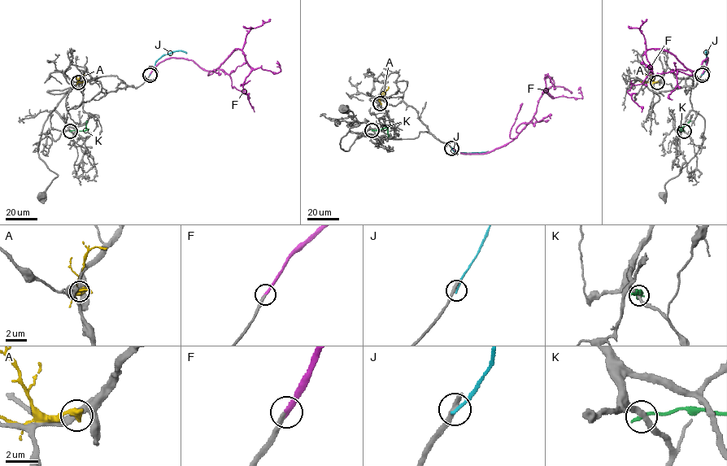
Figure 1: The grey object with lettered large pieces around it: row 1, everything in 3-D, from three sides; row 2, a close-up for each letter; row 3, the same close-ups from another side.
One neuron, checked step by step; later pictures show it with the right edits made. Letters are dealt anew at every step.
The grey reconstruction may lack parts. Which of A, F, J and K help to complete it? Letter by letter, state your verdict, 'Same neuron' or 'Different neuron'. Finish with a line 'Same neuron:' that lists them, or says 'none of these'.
A: Different neuron
F: Same neuron
J: Different neuron
K: Different neuron
Same neuron: F

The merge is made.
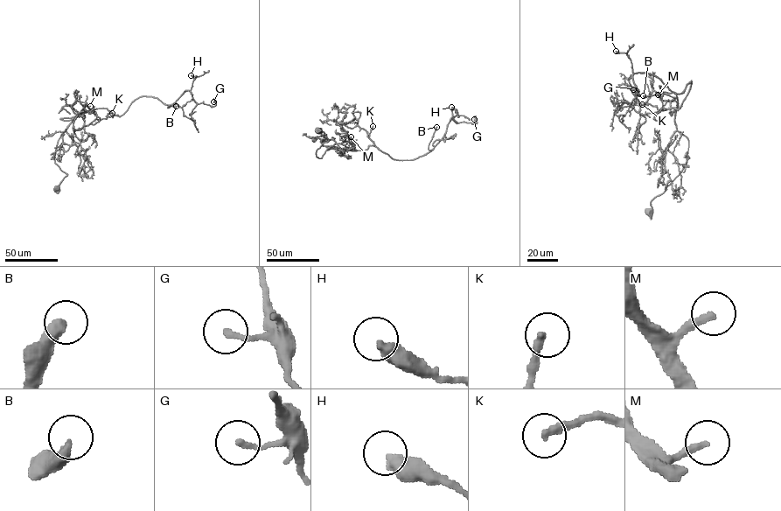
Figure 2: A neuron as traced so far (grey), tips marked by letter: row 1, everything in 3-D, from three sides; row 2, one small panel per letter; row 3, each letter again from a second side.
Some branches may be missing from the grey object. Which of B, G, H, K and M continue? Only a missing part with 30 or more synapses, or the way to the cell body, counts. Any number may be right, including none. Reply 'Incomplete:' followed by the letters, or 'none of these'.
Incomplete: K, M

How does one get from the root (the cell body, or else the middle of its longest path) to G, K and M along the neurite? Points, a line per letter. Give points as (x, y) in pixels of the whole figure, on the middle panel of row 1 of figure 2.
G: (318, 131), (329, 140), (318, 158), (329, 149), (373, 145), (411, 160), (432, 150), (451, 119), (474, 119)
K: (318, 131), (329, 140), (317, 150), (321, 158), (329, 149), (365, 150), (374, 145), (368, 136), (373, 126)
M: (318, 131), (323, 131), (329, 140), (317, 150), (318, 158), (329, 149), (350, 150), (351, 136)

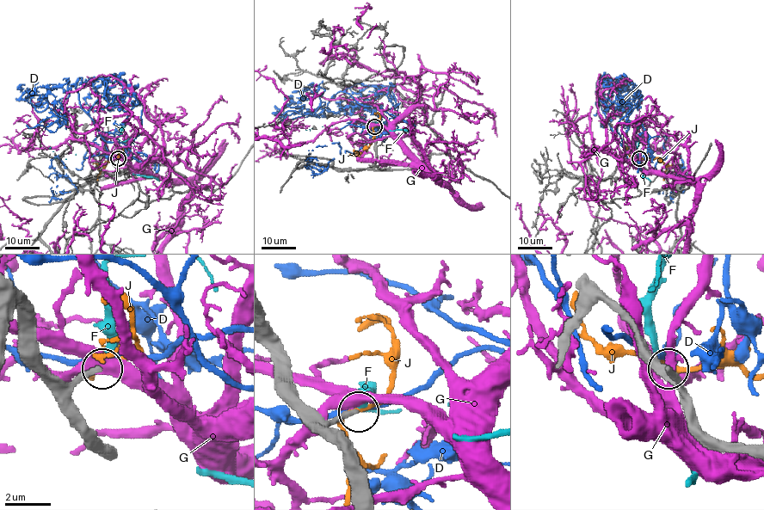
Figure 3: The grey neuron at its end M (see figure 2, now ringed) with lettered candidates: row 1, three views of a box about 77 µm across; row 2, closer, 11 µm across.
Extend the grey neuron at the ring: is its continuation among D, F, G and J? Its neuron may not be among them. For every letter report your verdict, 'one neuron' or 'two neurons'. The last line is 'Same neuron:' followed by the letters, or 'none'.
D: two neurons
F: two neurons
G: two neurons
J: two neurons
Same neuron: none

